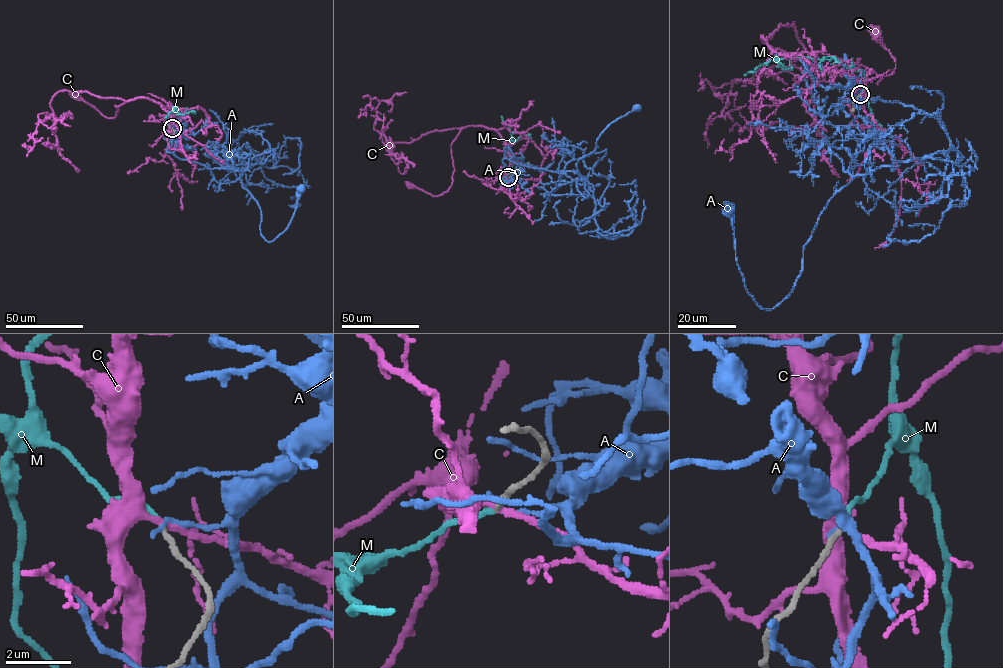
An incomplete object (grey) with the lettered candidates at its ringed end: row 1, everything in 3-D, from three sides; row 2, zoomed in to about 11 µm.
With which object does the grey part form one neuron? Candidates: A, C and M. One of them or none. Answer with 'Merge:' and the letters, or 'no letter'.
Merge: M

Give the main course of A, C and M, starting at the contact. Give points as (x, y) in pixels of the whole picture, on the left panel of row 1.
A: (172, 127), (166, 151), (179, 158), (247, 165), (241, 183), (267, 241), (301, 188)
C: (172, 127), (170, 119), (174, 114), (149, 99), (136, 97), (114, 105), (116, 115), (107, 118), (74, 95)
M: (172, 127), (166, 119), (177, 110), (172, 108), (175, 109), (165, 118)

